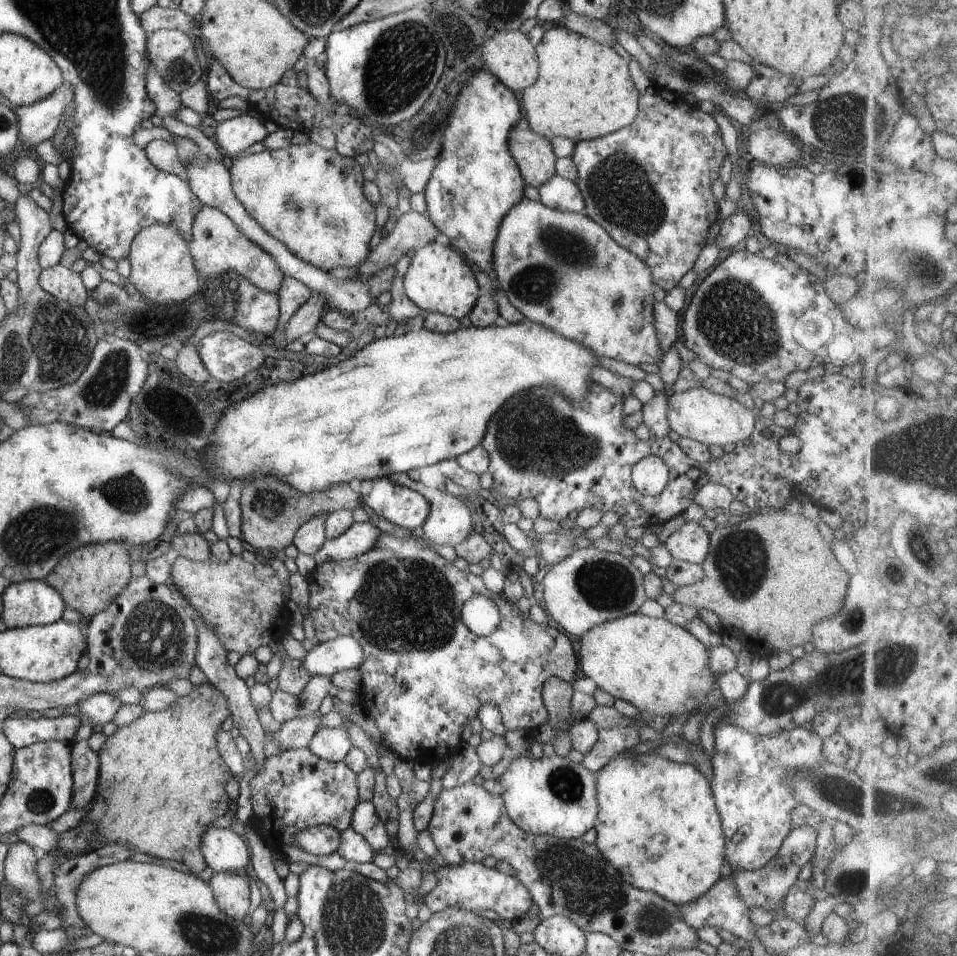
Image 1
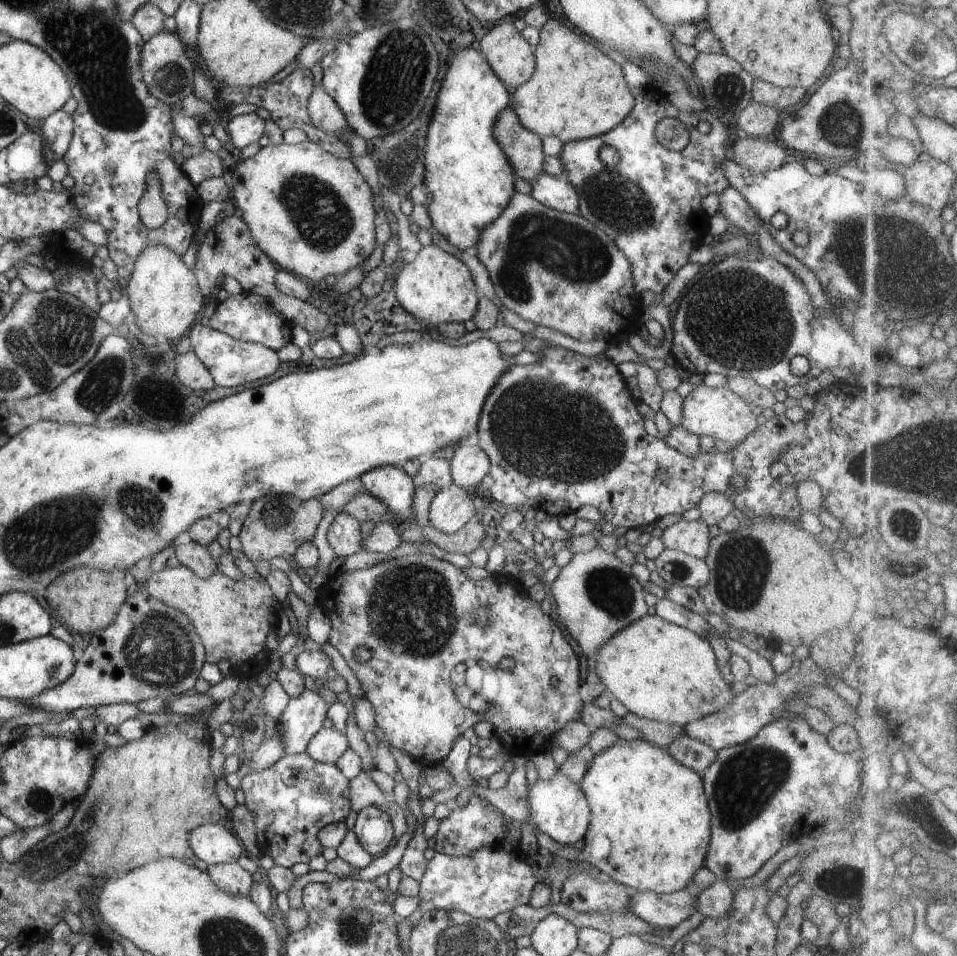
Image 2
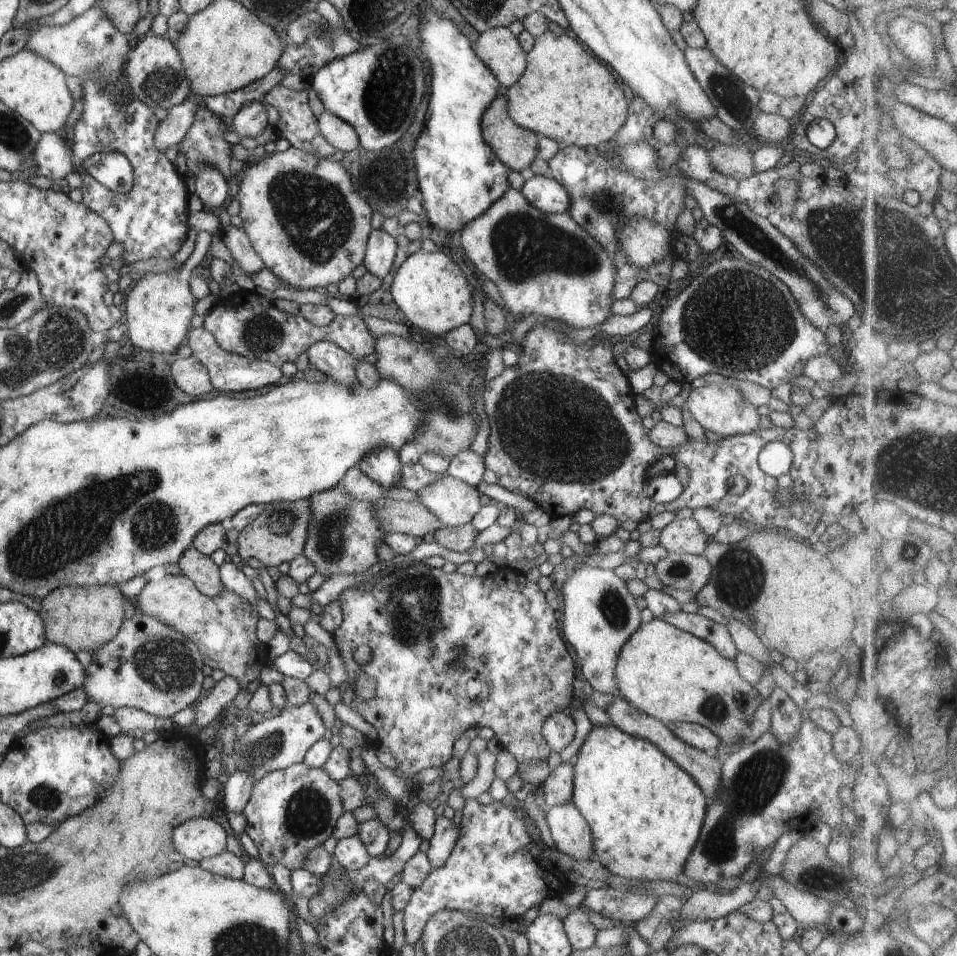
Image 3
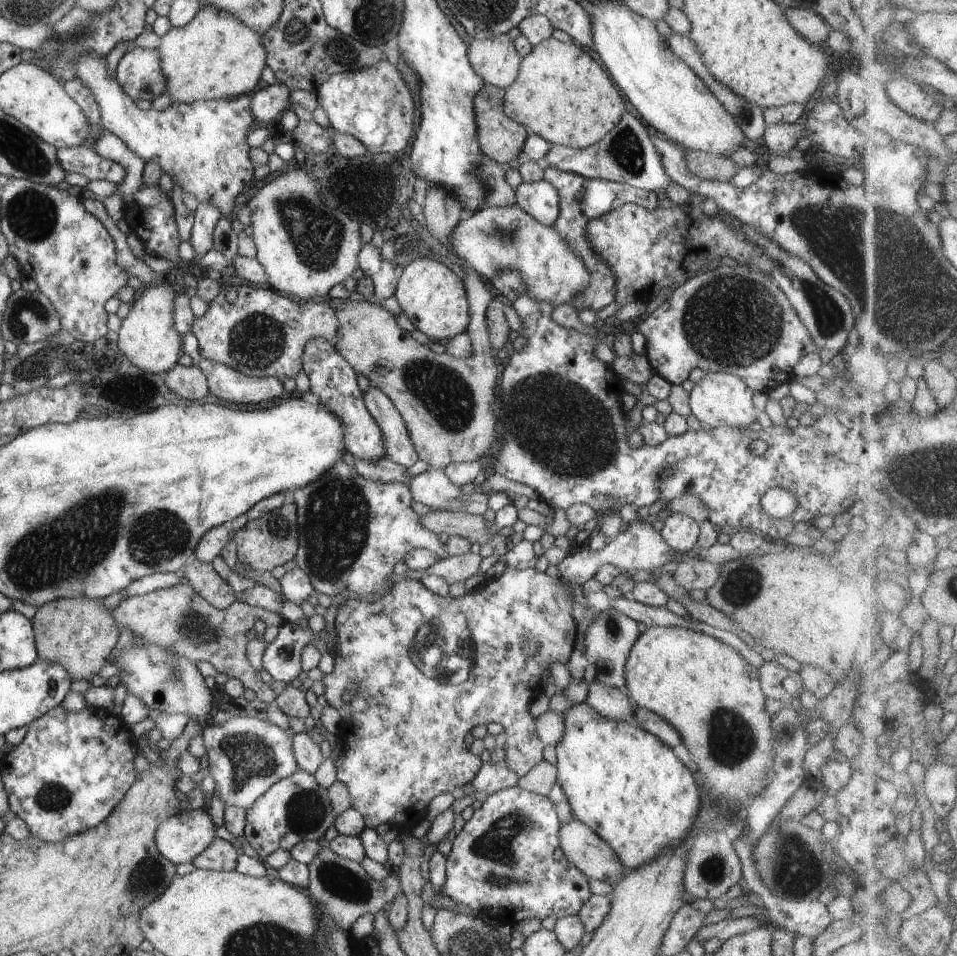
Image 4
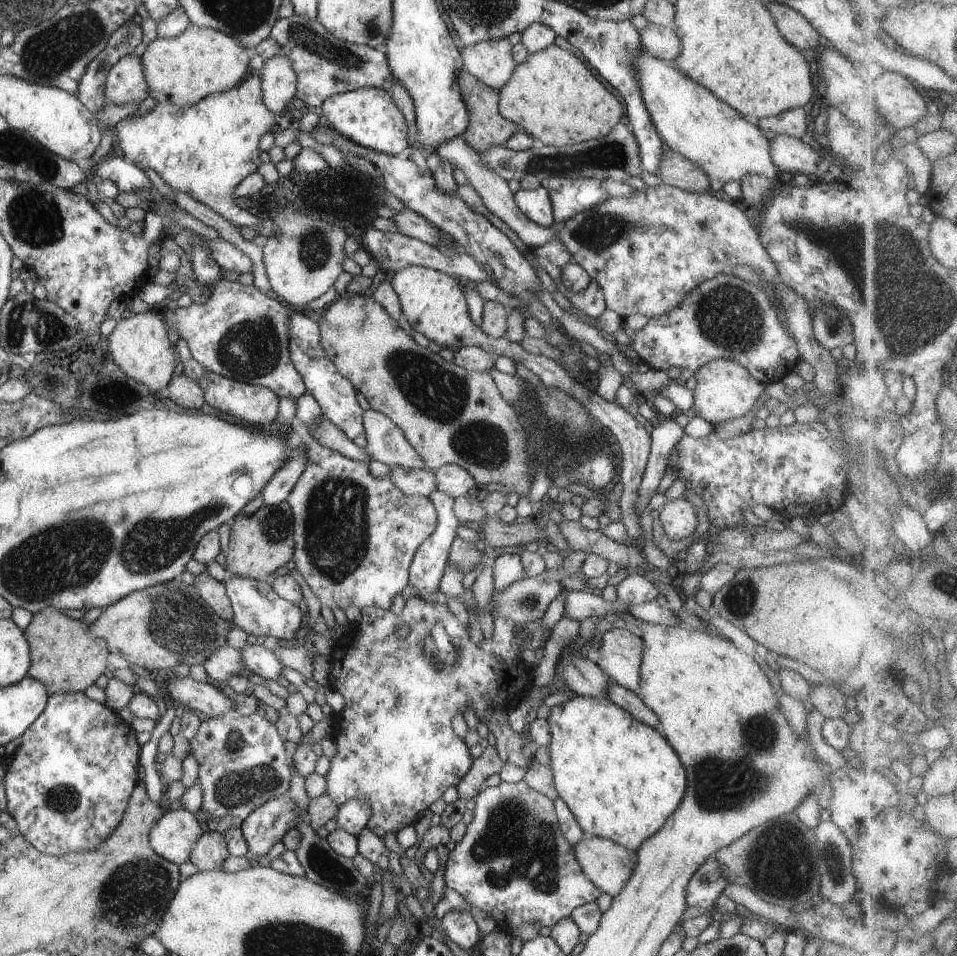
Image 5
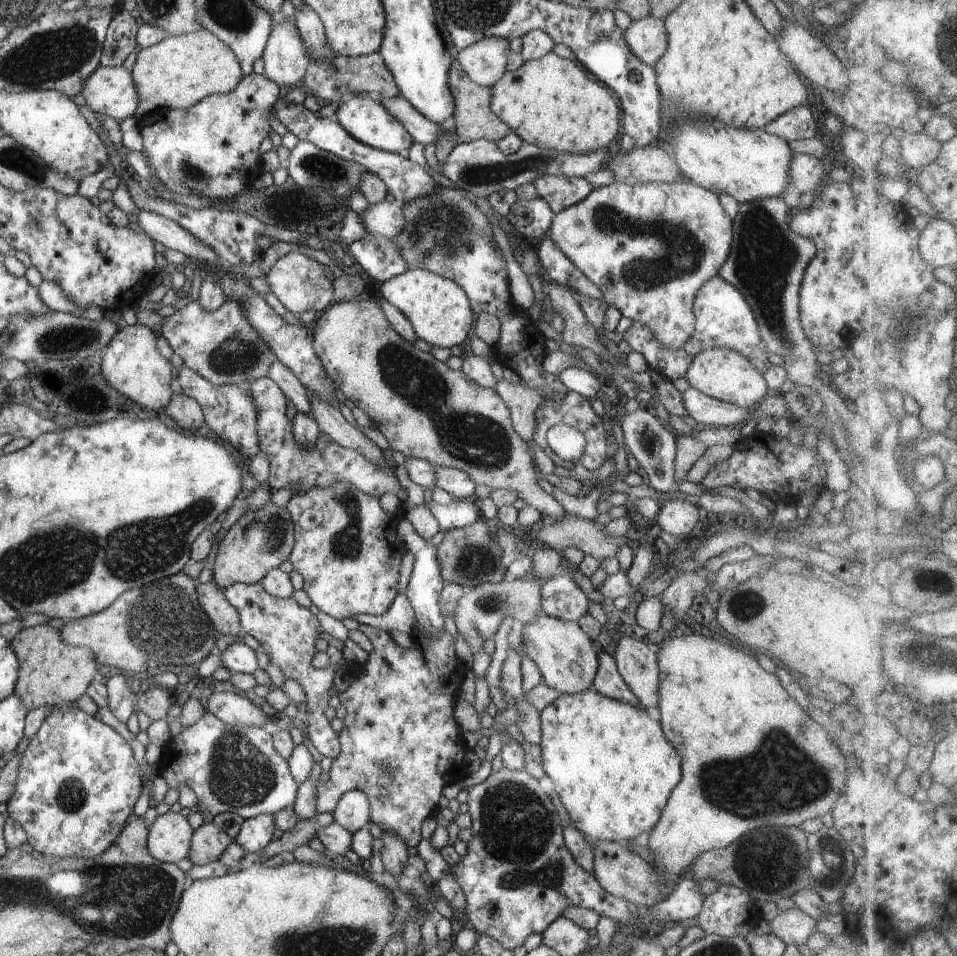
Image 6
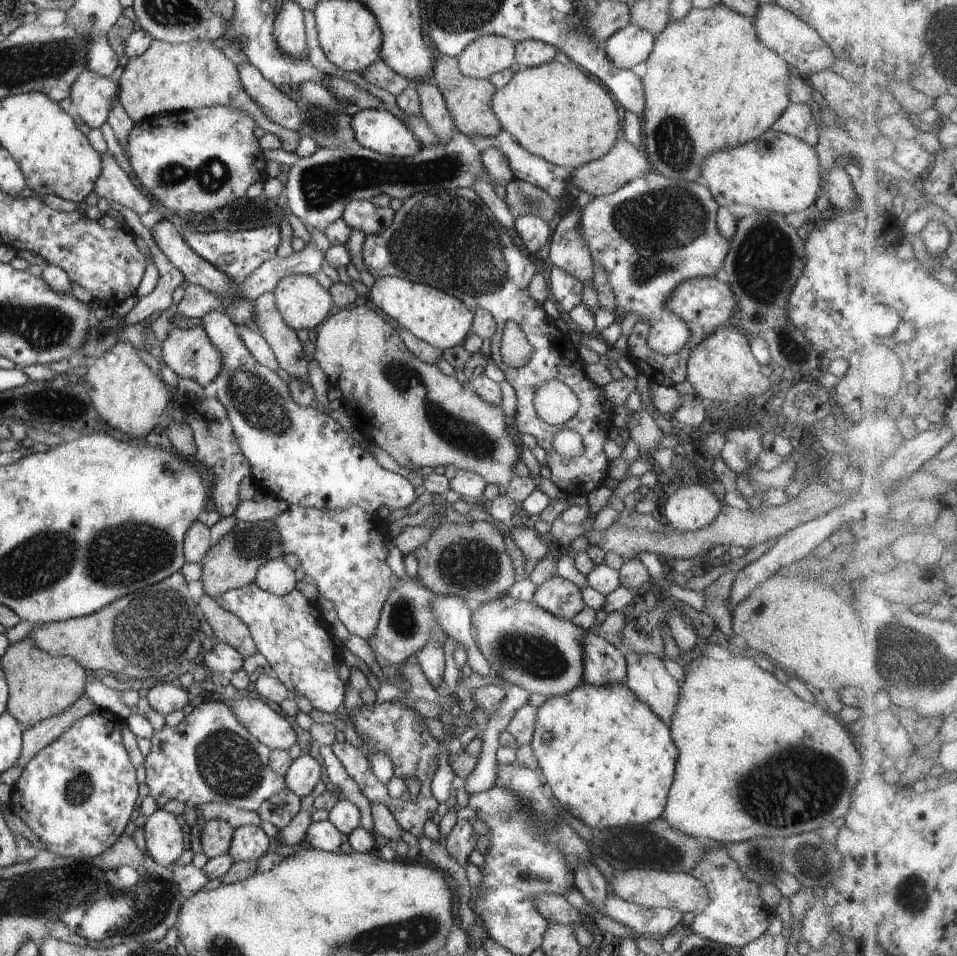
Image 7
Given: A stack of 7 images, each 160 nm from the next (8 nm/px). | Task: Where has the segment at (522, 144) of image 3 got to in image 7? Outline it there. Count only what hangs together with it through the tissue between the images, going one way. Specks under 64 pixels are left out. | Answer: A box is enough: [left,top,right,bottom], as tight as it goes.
[433,55,502,136]

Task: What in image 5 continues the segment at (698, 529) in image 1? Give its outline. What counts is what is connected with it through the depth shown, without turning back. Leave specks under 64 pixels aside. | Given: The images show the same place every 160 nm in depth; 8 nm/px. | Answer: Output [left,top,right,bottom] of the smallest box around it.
[659,498,697,540]

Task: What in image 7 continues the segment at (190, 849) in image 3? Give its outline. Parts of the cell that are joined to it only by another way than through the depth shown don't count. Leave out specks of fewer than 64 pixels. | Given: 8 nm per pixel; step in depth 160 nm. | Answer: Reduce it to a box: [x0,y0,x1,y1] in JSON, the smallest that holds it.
[143,809,188,865]

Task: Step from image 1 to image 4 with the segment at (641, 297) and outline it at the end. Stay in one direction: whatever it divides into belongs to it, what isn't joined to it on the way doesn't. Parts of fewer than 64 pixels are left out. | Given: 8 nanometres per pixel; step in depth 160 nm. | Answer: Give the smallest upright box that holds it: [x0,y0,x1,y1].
[449,202,592,308]

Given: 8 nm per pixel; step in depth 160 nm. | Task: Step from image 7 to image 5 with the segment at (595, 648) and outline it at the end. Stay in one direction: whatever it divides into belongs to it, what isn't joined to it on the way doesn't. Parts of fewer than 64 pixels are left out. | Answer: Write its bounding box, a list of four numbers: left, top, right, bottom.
[607,680,659,729]

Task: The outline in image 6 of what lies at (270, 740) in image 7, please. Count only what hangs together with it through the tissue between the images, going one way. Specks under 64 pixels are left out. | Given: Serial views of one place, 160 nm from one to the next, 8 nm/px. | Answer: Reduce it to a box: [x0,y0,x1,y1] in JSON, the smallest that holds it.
[205,692,272,726]

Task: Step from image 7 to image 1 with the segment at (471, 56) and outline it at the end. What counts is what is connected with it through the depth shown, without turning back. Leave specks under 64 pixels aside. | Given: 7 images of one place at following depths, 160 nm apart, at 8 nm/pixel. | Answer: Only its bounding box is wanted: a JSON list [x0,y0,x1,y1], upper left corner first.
[482,30,539,94]

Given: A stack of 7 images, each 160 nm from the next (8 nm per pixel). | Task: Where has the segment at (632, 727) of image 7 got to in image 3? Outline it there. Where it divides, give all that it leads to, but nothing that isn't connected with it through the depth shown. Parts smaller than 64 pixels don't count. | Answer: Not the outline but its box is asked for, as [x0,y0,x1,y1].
[571,726,709,883]

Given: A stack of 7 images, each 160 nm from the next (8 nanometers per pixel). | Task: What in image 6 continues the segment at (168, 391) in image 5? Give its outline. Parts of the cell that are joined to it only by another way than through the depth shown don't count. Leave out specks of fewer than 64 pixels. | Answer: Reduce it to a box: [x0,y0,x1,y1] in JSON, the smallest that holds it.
[164,392,205,430]

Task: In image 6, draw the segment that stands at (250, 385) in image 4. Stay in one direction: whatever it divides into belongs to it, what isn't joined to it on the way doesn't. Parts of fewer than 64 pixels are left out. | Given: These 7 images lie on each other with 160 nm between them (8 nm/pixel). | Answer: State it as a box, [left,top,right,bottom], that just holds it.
[176,364,260,460]

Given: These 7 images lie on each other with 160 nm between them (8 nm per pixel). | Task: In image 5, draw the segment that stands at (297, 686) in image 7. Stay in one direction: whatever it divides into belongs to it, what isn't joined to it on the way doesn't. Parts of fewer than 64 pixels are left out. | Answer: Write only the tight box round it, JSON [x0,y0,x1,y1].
[224,575,306,644]

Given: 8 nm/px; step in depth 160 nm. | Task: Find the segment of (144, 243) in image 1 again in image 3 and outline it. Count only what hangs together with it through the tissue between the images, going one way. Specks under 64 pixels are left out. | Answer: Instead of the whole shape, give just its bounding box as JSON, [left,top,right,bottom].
[123,268,197,355]

